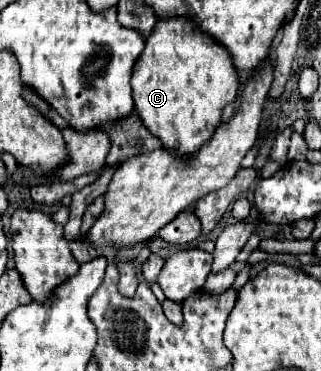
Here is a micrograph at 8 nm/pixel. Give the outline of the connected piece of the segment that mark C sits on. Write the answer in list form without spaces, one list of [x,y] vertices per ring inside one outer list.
[[[183,17],[159,19],[147,37],[133,77],[135,113],[143,125],[163,143],[163,149],[177,151],[181,161],[191,159],[223,123],[223,109],[239,89],[237,71],[225,47],[219,47],[209,35],[195,29],[193,21]]]

